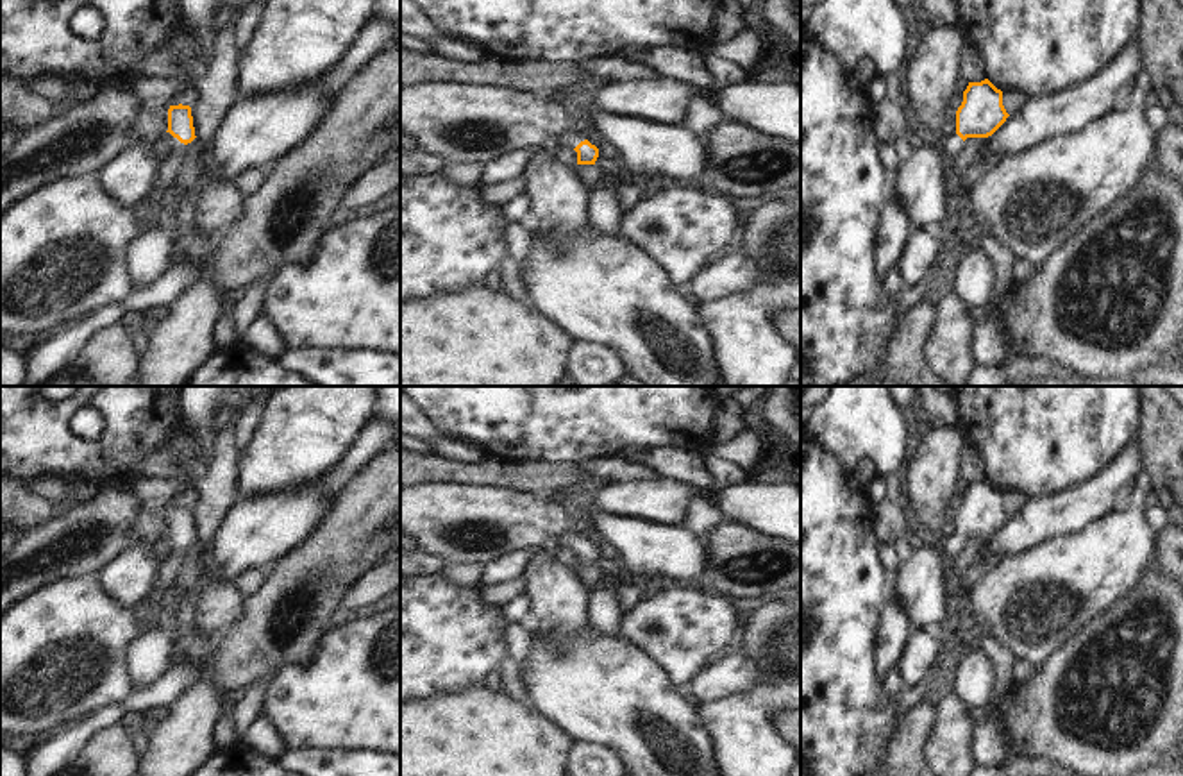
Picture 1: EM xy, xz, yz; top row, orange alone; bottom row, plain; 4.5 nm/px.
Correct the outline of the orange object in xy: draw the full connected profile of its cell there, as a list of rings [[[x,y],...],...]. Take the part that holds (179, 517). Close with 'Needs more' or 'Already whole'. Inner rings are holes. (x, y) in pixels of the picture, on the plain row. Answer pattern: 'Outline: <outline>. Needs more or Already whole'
Outline: [[[170,506],[168,531],[152,544],[152,554],[164,560],[168,554],[184,551],[195,540],[195,527],[189,506]]]. Needs more.

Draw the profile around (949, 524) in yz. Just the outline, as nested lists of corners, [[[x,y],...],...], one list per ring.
[[[956,492],[956,495],[952,497],[951,504],[945,510],[945,520],[944,520],[944,527],[942,527],[942,533],[945,536],[951,536],[956,533],[956,511],[961,506],[961,502],[963,502],[963,493]]]

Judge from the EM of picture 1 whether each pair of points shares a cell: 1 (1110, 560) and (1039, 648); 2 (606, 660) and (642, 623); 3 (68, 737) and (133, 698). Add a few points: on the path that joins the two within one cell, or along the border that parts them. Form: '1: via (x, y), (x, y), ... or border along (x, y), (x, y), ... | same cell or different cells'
1: via (1087, 583), (1083, 608), (1062, 624) | same cell
2: border along (620, 633), (658, 666) | different cells
3: via (84, 728), (117, 710) | same cell

